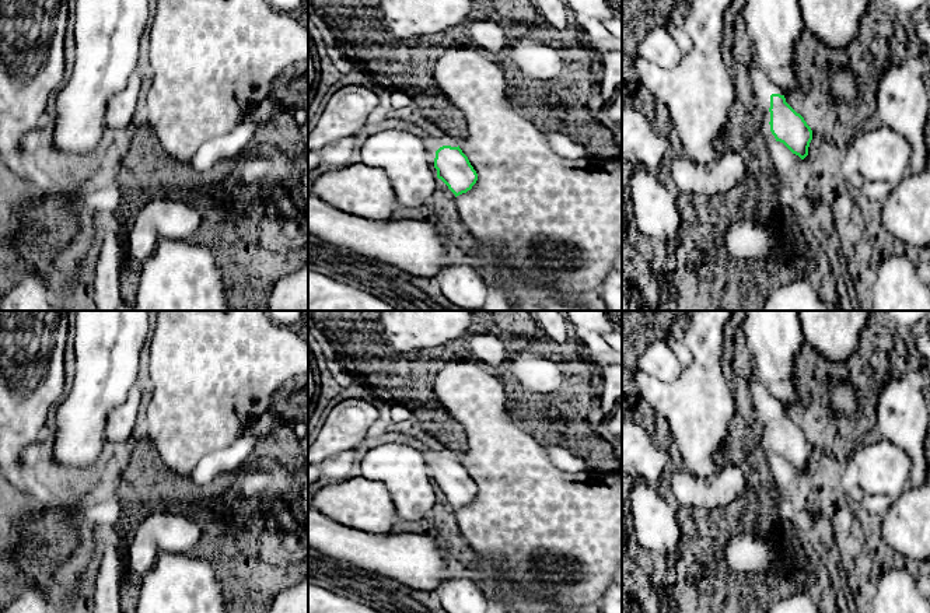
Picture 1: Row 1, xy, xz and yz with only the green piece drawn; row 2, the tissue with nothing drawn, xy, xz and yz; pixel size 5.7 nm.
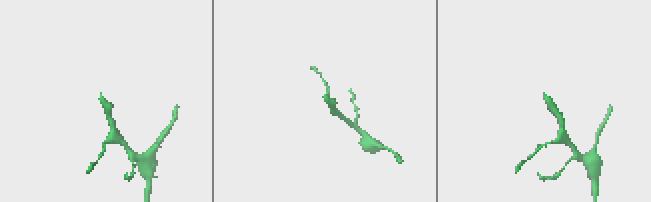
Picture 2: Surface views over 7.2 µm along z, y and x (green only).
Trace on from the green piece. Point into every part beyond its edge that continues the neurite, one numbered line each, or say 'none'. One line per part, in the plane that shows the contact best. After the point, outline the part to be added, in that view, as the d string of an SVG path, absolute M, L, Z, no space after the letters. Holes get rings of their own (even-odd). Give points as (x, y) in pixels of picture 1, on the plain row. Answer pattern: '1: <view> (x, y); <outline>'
1: yz (762, 400); M737 330L733 368L747 381L754 406L755 425L752 427L759 438L761 446L766 455L776 453L770 445L770 409L784 409L777 399L775 399L768 389L755 378L754 369L751 368L751 351L747 344L744 330Z

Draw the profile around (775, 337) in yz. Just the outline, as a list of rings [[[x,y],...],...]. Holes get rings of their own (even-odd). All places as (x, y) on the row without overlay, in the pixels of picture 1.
[[[745,311],[745,315],[744,334],[754,355],[756,379],[783,407],[798,403],[801,388],[796,376],[796,358],[804,344],[798,311]]]

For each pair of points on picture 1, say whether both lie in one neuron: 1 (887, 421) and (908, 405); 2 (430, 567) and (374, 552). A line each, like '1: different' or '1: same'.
1: same
2: same

